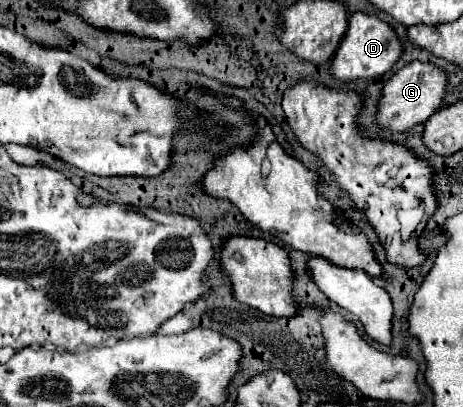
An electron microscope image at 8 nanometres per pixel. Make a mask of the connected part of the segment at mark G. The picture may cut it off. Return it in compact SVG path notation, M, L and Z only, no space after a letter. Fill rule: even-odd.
M415 60L415 62L407 64L405 68L397 70L389 80L383 82L381 98L379 98L377 112L375 112L377 126L381 126L383 130L389 130L389 132L407 132L415 124L425 122L435 110L441 108L445 84L447 84L445 74L433 64Z

